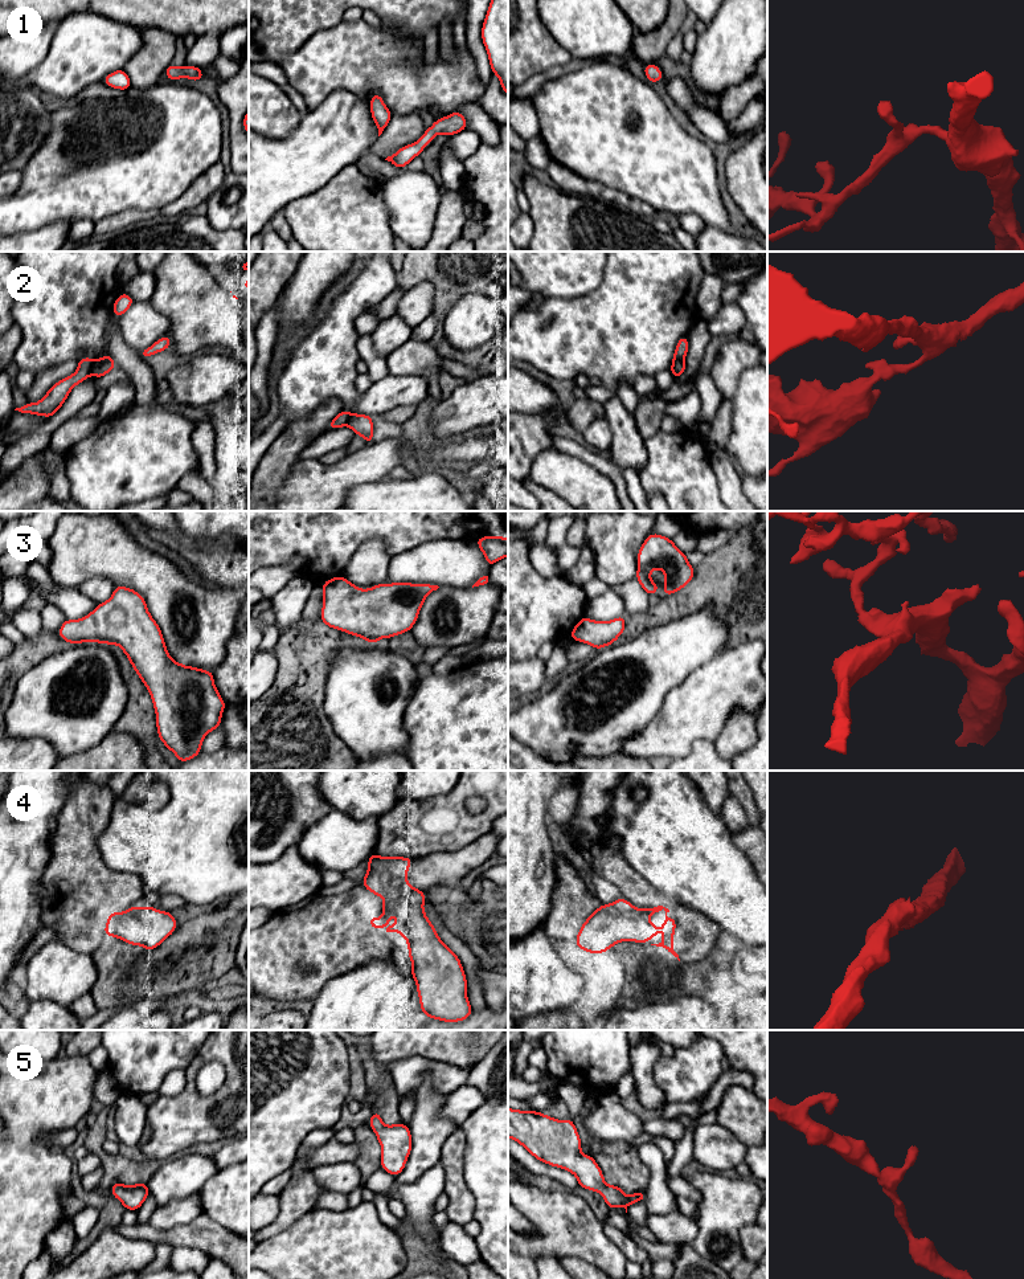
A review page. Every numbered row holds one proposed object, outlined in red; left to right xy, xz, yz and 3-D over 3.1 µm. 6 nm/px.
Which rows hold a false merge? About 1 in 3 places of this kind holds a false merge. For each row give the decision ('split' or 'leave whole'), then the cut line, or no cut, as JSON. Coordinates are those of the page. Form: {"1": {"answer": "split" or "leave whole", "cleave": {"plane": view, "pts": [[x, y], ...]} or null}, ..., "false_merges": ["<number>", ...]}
{"1": {"answer": "leave whole", "cleave": null}, "2": {"answer": "split", "cleave": {"plane": "xy", "pts": [[93, 360], [89, 374]]}}, "3": {"answer": "leave whole", "cleave": null}, "4": {"answer": "leave whole", "cleave": null}, "5": {"answer": "leave whole", "cleave": null}, "false_merges": ["2"]}

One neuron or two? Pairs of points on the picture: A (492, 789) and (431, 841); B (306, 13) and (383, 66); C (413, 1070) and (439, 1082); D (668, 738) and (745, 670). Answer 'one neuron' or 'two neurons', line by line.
A: one neuron
B: two neurons
C: one neuron
D: one neuron

